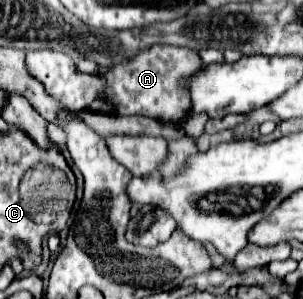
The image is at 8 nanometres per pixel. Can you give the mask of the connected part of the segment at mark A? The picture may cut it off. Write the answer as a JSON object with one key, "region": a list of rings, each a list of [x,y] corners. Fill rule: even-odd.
{"region":[[[152,46],[150,50],[140,52],[132,60],[124,60],[118,66],[106,70],[106,74],[82,74],[78,72],[74,60],[56,50],[28,50],[26,52],[26,68],[28,72],[52,94],[64,108],[68,110],[92,110],[106,112],[116,116],[128,114],[144,114],[156,118],[160,122],[182,124],[188,110],[190,98],[180,86],[180,78],[188,78],[202,68],[202,60],[198,52],[190,48],[178,46]]]}

